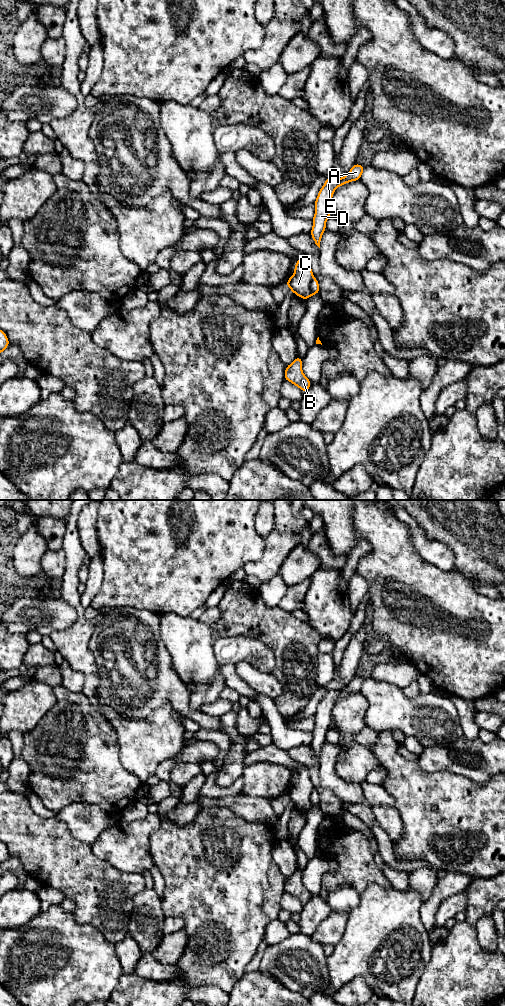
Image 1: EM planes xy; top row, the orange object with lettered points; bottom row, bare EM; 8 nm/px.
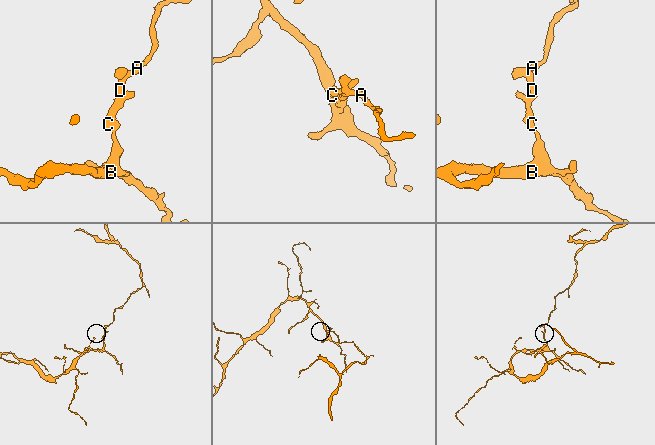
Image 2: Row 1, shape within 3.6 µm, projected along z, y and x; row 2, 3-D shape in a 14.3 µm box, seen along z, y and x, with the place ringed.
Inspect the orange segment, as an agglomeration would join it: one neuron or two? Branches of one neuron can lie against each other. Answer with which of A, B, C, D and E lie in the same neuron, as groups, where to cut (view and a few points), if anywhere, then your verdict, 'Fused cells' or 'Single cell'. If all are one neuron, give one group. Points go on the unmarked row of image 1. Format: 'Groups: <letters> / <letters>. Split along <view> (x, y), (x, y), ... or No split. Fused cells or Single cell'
Groups: A C D E / B. Split along xy (313, 789), (311, 793), (311, 806). Fused cells

